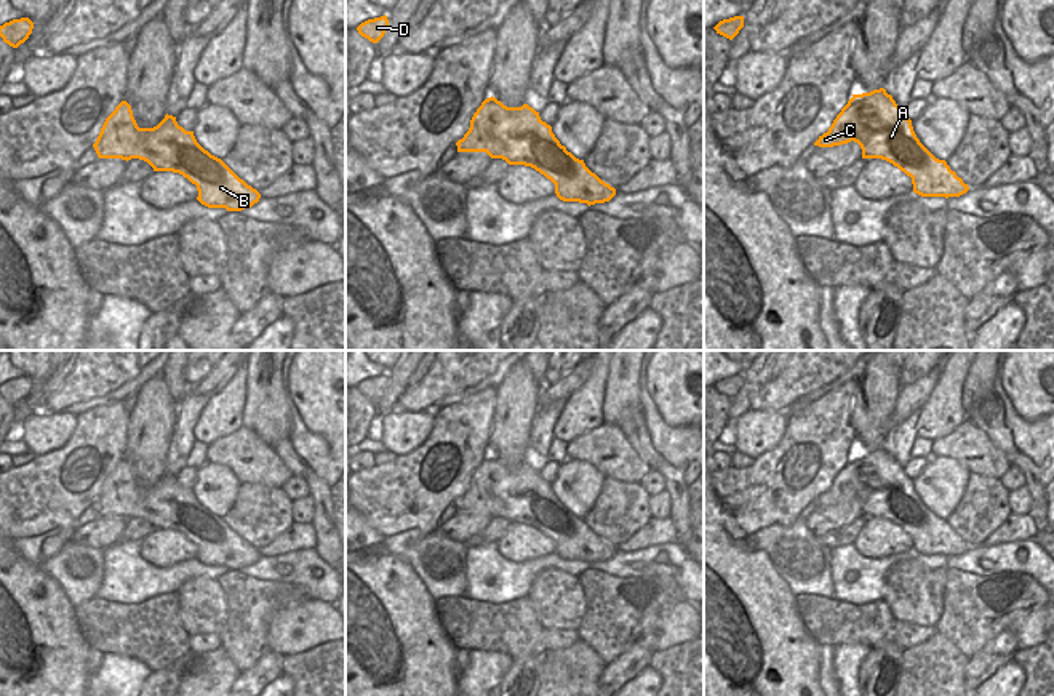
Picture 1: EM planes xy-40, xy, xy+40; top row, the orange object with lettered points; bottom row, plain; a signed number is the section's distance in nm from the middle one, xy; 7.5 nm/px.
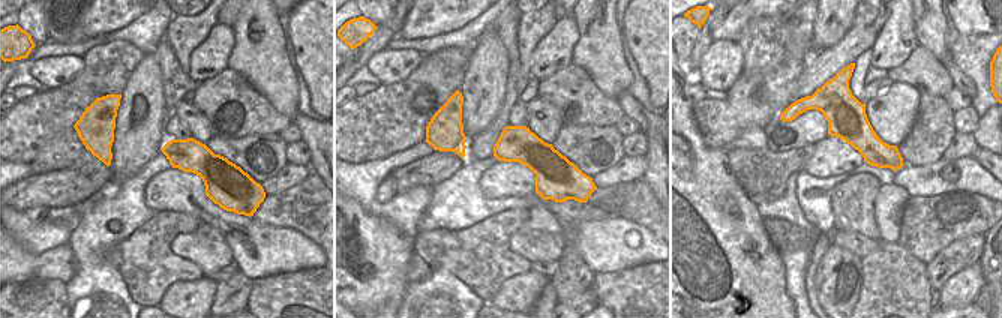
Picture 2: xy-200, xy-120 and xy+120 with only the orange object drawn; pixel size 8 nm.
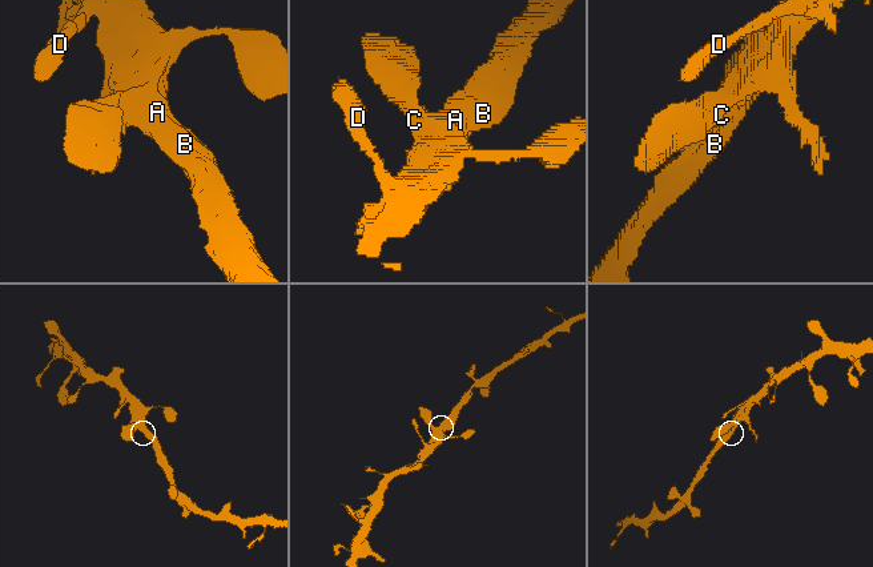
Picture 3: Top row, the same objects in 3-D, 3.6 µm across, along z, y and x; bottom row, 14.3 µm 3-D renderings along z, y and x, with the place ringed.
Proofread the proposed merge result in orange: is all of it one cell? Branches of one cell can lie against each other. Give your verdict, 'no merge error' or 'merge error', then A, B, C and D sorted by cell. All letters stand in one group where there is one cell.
no merge error | A B C D

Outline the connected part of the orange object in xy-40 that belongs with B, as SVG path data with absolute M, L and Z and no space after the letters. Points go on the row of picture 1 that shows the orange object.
M126 101L106 118L93 147L99 158L139 158L154 171L182 174L197 186L197 200L208 208L242 211L261 198L221 158L205 150L194 131L179 126L176 117L166 114L157 126L139 128Z

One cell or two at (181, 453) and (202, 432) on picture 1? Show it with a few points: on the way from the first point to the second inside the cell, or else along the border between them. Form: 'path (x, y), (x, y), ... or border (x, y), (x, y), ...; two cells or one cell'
border (207, 404), (195, 424), (194, 439); two cells

